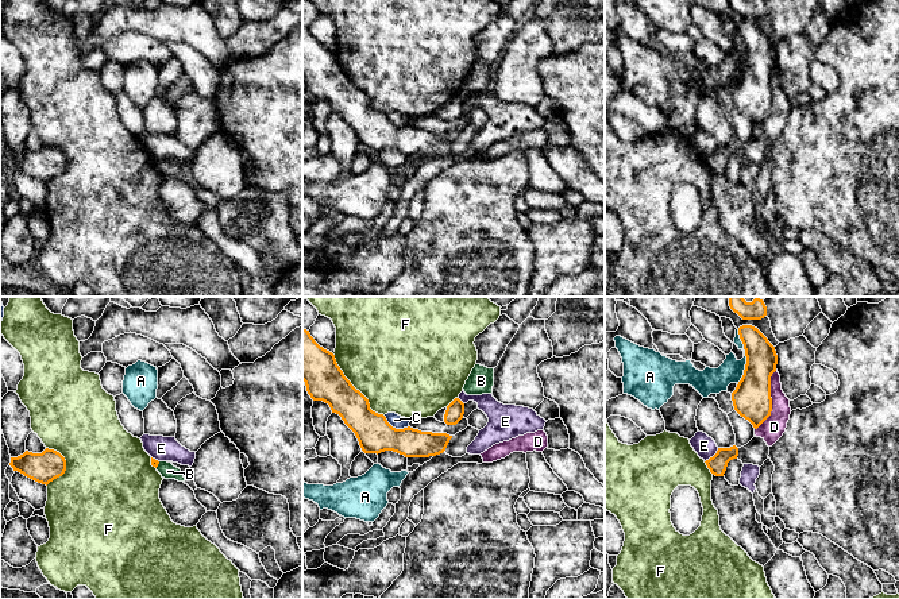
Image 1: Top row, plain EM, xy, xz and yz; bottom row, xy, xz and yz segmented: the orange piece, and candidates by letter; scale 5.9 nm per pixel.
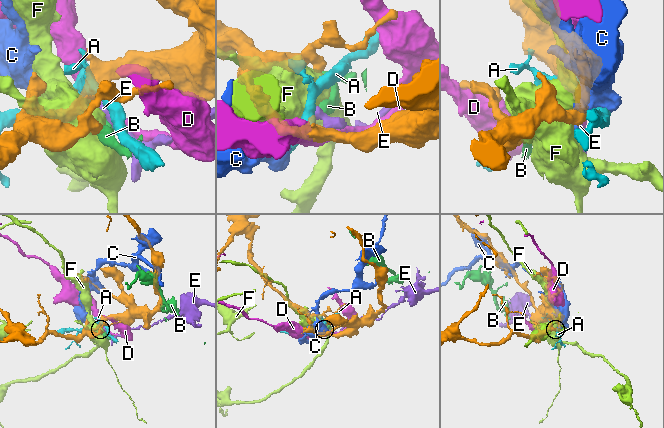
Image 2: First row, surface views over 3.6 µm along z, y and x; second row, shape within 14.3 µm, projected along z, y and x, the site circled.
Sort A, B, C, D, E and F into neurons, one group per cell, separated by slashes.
A / B / C / D / E / F

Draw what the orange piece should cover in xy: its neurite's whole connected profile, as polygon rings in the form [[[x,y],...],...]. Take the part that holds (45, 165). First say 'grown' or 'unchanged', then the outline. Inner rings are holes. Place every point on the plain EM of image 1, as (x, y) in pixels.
unchanged; [[[49,146],[42,151],[26,148],[18,155],[11,155],[9,163],[13,169],[46,183],[62,174],[66,169],[65,155],[59,150]]]

